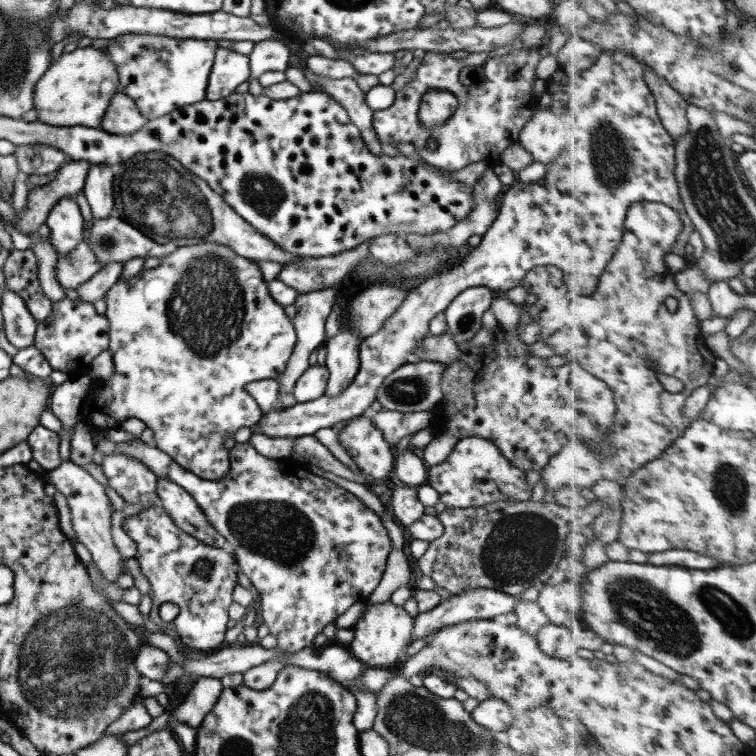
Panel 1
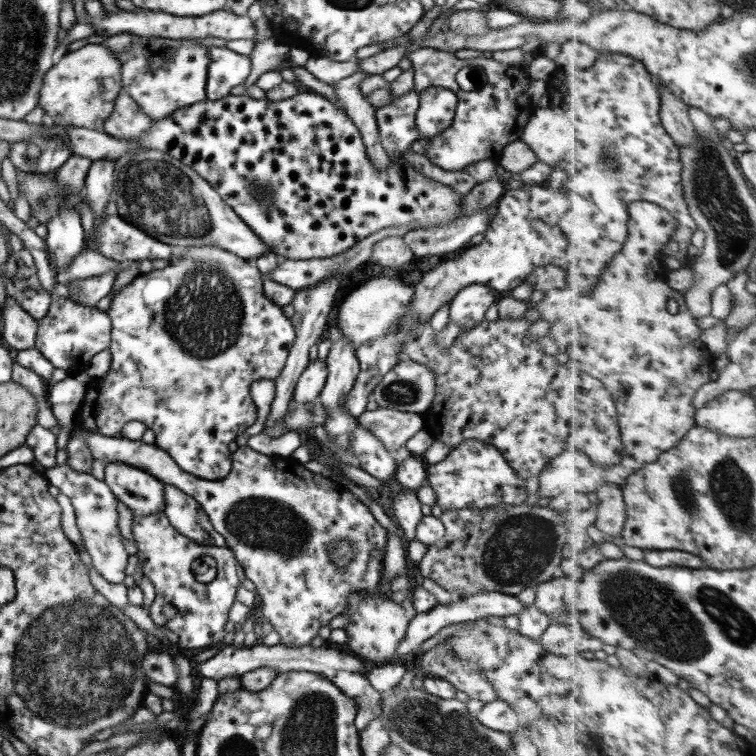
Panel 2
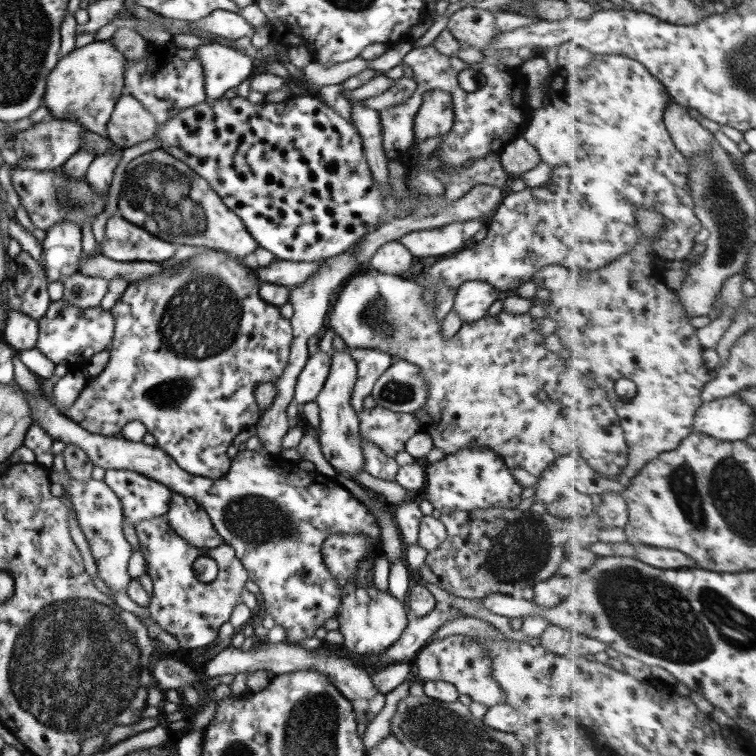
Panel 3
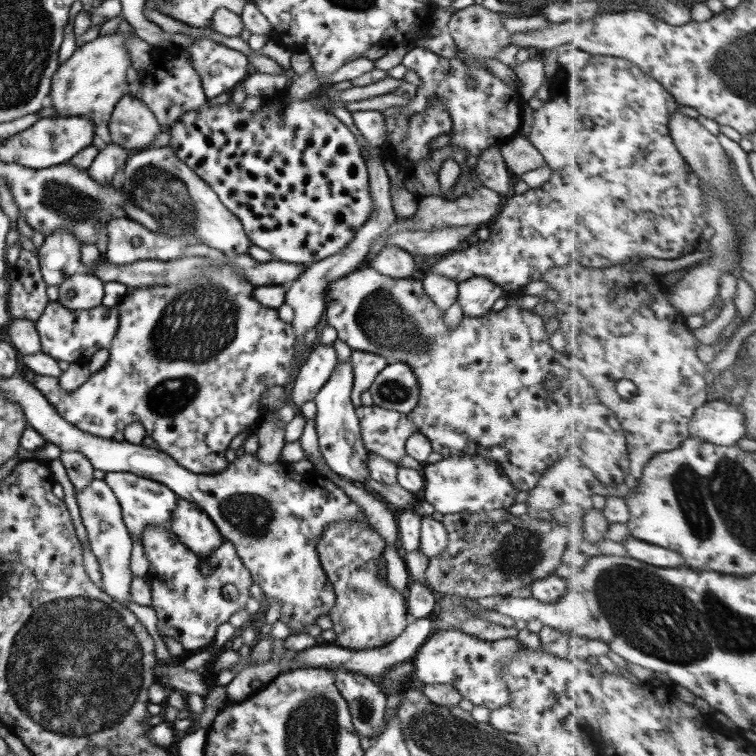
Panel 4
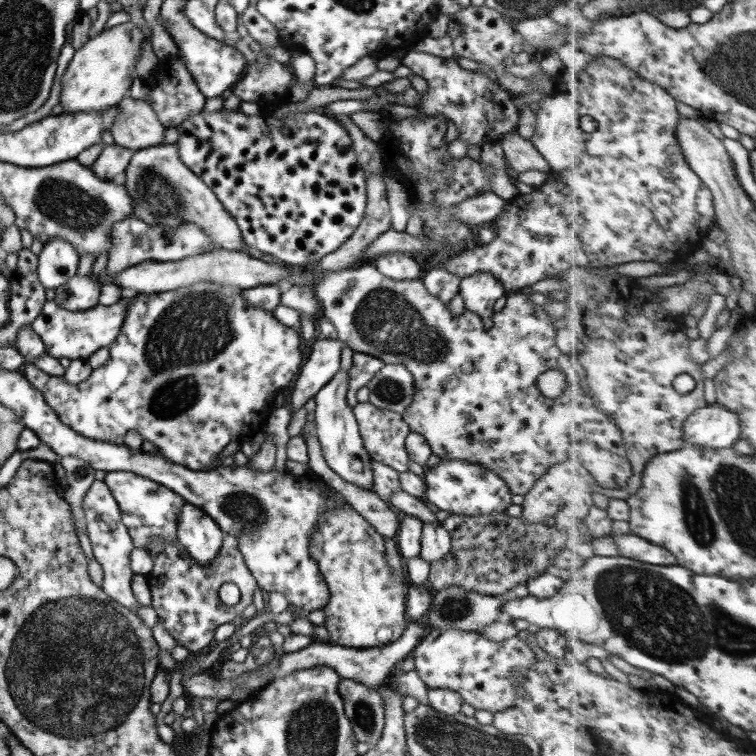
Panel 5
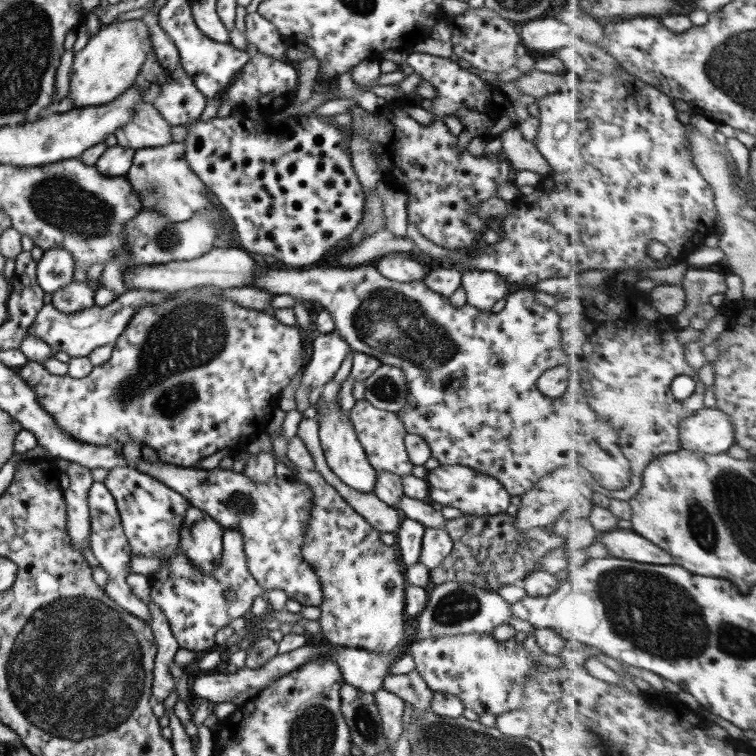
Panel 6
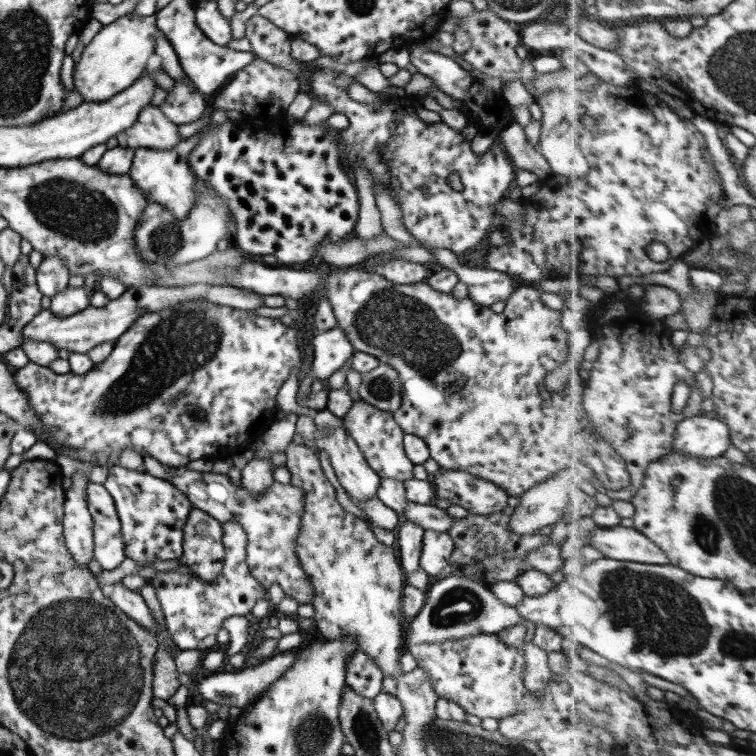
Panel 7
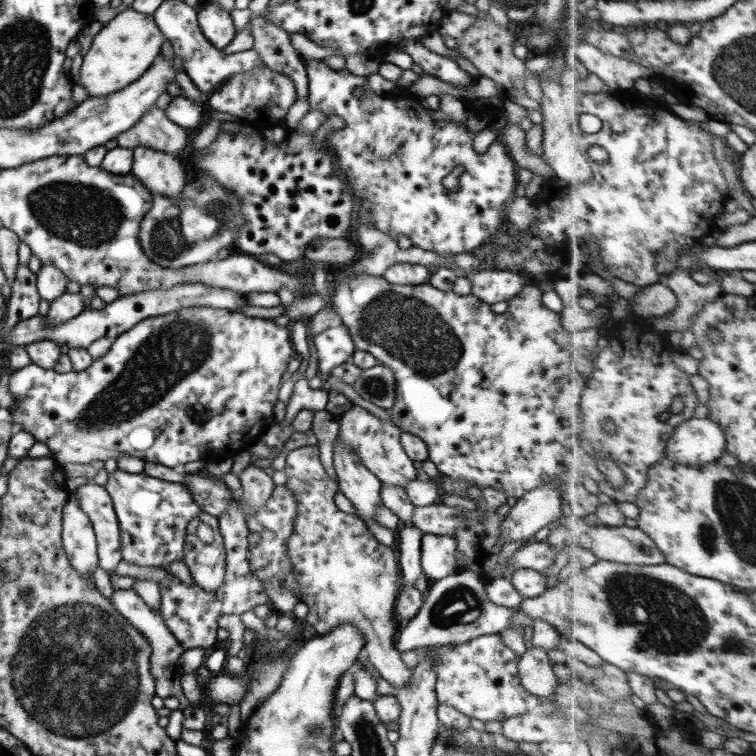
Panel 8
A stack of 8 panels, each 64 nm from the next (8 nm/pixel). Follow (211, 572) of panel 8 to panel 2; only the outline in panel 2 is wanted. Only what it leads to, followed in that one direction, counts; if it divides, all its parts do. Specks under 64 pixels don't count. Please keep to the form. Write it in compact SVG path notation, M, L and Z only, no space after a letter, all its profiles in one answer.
M171 484L164 485L165 504L163 513L169 518L169 523L184 536L190 537L196 544L209 547L226 547L225 538L222 536L210 522L206 511L198 504L198 501L179 488Z

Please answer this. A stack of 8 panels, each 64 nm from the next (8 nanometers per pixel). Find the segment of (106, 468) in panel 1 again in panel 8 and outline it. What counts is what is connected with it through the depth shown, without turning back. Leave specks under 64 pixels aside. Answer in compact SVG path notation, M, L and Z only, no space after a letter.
M116 469L109 474L104 488L111 496L117 514L121 536L121 555L126 562L139 567L167 569L170 563L183 560L188 523L202 510L193 499L191 492L182 483L164 481L148 476L146 473L130 473Z

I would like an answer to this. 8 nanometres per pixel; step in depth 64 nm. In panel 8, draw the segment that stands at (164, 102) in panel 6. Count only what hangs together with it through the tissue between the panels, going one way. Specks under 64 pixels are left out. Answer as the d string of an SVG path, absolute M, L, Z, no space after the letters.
M182 92L181 96L172 98L172 101L165 108L164 112L170 121L178 124L178 127L193 129L196 133L201 127L200 120L202 120L204 101L205 98L192 102Z

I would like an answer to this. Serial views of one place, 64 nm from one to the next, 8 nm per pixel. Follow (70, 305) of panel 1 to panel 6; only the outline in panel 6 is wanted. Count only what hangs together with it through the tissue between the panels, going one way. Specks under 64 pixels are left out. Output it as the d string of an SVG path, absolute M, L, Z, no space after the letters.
M133 288L118 295L105 307L94 304L75 313L60 312L52 304L43 305L34 322L28 327L27 334L36 335L47 342L52 347L53 354L66 352L70 357L87 357L95 348L113 345L141 306L155 306L168 296L168 292Z

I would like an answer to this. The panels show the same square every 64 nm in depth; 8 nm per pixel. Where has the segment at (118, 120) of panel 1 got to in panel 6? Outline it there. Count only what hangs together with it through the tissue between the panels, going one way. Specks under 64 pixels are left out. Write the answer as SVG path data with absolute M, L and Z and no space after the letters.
M140 101L134 105L134 115L114 136L117 145L138 151L142 148L164 147L174 142L172 126L163 120L153 104Z

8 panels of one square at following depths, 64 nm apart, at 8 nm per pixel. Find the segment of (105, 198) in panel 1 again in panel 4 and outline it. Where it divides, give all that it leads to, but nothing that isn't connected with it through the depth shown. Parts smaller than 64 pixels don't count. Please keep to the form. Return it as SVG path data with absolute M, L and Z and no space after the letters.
M111 144L100 151L87 173L101 185L110 184L114 175L125 166L129 160L128 150Z

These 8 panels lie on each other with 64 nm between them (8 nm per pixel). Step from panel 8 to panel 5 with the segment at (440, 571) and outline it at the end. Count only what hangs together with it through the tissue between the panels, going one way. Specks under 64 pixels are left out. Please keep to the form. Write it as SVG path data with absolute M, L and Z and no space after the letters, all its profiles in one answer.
M424 522L419 556L429 564L440 560L451 551L451 536L438 522Z

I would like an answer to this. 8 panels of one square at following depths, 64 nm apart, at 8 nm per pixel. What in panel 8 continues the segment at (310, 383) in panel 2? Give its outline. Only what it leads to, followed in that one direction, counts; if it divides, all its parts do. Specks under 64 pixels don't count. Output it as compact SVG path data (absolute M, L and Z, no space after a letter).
M342 324L326 329L313 338L318 356L318 374L328 377L333 368L345 363L355 351L347 326Z

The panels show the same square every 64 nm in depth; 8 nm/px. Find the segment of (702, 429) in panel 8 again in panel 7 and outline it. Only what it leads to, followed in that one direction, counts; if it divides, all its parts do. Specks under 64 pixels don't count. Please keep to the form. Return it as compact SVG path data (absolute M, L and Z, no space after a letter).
M702 412L681 422L674 452L697 458L718 458L732 445L733 435L728 421L718 412Z

